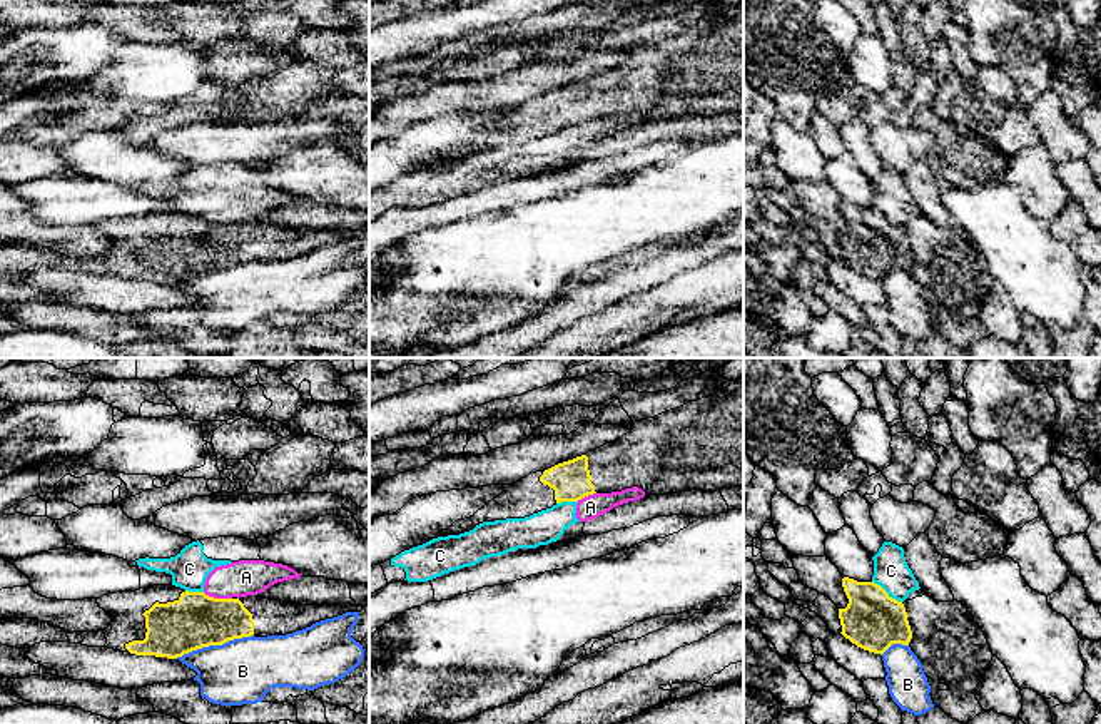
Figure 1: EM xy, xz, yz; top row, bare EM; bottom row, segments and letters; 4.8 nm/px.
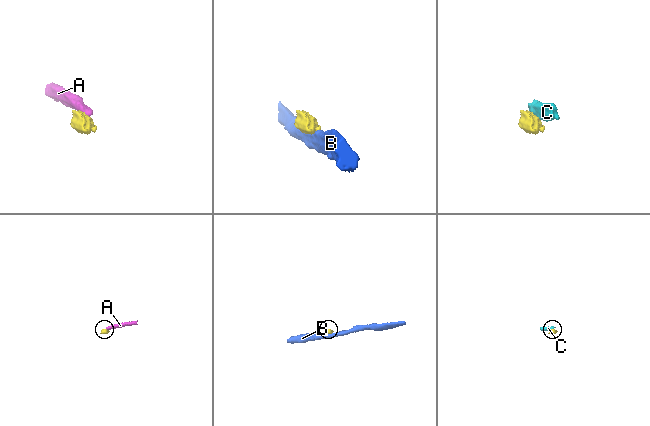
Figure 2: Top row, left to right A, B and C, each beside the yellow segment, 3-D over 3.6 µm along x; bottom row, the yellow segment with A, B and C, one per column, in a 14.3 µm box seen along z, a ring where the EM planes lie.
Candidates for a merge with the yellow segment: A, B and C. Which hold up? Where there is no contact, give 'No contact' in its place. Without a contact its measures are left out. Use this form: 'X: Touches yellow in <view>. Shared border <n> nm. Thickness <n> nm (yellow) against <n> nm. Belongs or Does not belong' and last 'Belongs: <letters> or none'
A: Touches yellow in xy. Shared border 150 nm. Thickness 260 nm (yellow) against 180 nm. Does not belong
B: Touches yellow in xy. Shared border 400 nm. Thickness 260 nm (yellow) against 320 nm. Does not belong
C: Touches yellow in yz. Shared border 180 nm. Thickness 280 nm (yellow) against 170 nm. Does not belong
Belongs: none

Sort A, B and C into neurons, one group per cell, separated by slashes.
A C / B

